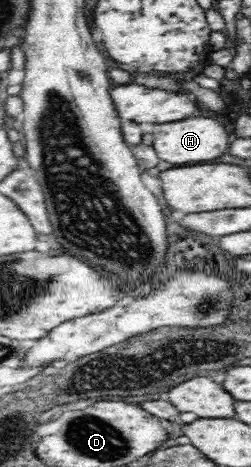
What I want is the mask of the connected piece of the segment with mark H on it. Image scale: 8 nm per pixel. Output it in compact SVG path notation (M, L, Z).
M188 118L172 124L158 124L152 126L153 147L156 149L160 161L172 164L190 164L190 162L208 162L218 158L228 150L228 132L222 124L212 118Z

